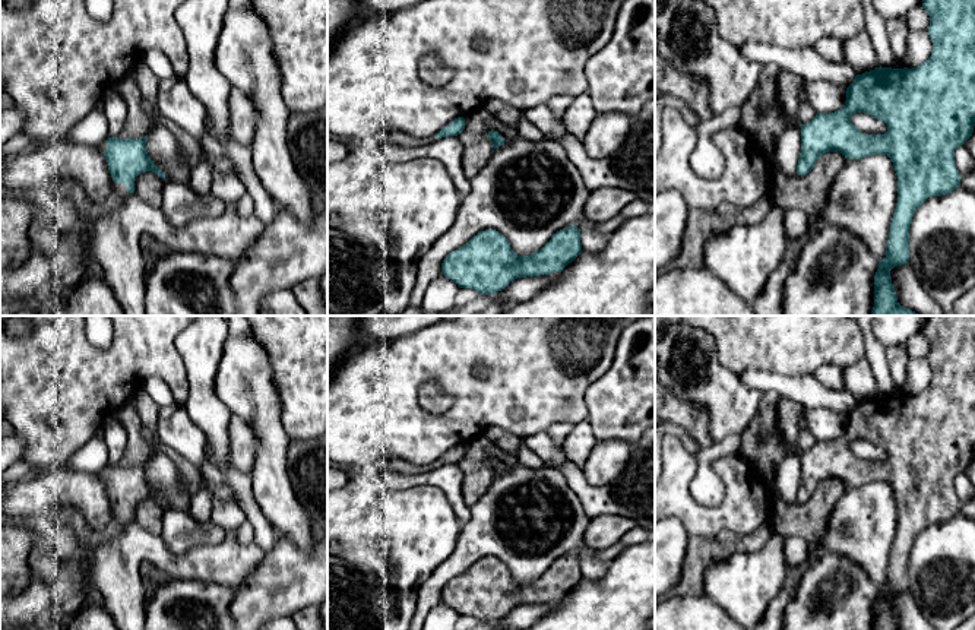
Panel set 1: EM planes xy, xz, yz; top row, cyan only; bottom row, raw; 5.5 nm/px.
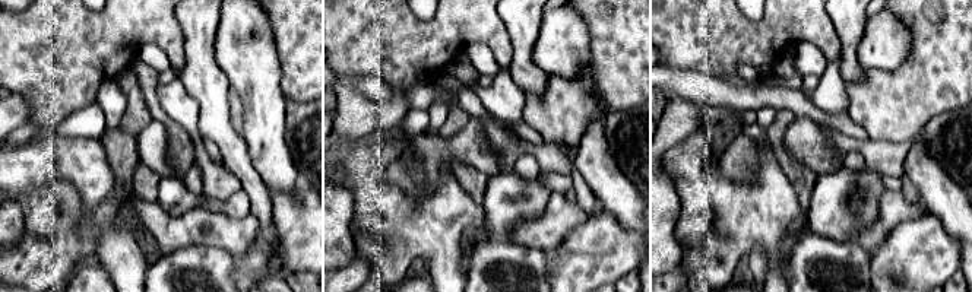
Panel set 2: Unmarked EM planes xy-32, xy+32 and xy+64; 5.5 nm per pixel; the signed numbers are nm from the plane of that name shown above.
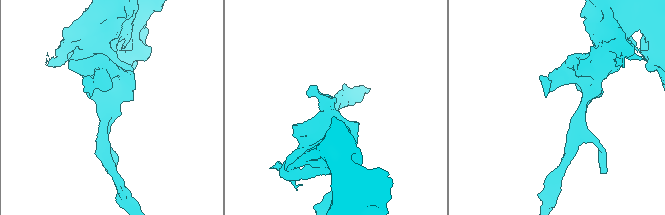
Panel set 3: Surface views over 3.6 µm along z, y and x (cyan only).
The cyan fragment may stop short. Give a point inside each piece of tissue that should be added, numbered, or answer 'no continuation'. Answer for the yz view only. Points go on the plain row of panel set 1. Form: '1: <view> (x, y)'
no continuation

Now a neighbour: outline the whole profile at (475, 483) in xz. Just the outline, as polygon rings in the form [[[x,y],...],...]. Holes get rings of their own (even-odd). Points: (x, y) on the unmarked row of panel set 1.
[[[478,434],[465,444],[465,456],[458,462],[463,472],[462,496],[468,507],[472,507],[487,493],[494,479],[488,465],[491,446],[484,434]]]

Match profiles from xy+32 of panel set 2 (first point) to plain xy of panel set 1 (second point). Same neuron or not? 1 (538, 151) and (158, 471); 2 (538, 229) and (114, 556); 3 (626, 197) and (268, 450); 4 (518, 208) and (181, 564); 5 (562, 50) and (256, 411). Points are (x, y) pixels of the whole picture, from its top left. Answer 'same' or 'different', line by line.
1: same
2: same
3: same
4: different
5: same

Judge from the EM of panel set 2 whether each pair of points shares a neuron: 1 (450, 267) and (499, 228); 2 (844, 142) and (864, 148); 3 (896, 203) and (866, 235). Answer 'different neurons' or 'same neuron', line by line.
1: different neurons
2: same neuron
3: same neuron

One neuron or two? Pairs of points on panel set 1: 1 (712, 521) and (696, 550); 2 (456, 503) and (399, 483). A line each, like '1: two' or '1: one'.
1: two
2: one

